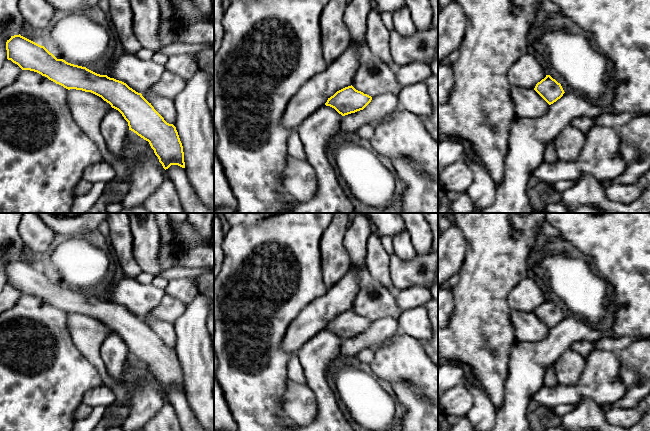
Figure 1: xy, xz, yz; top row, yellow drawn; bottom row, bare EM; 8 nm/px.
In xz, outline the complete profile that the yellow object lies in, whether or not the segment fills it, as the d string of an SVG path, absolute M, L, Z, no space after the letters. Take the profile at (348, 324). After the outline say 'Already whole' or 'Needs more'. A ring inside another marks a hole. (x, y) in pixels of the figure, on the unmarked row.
M351 267L325 295L304 307L287 328L282 350L297 352L323 329L334 332L342 340L363 334L372 321L352 310L362 270L362 267Z. Needs more

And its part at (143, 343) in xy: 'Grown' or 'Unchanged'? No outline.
Grown

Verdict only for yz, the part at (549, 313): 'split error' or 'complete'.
split error

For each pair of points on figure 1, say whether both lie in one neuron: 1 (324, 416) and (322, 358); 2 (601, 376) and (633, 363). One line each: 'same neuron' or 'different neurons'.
1: same neuron
2: different neurons

